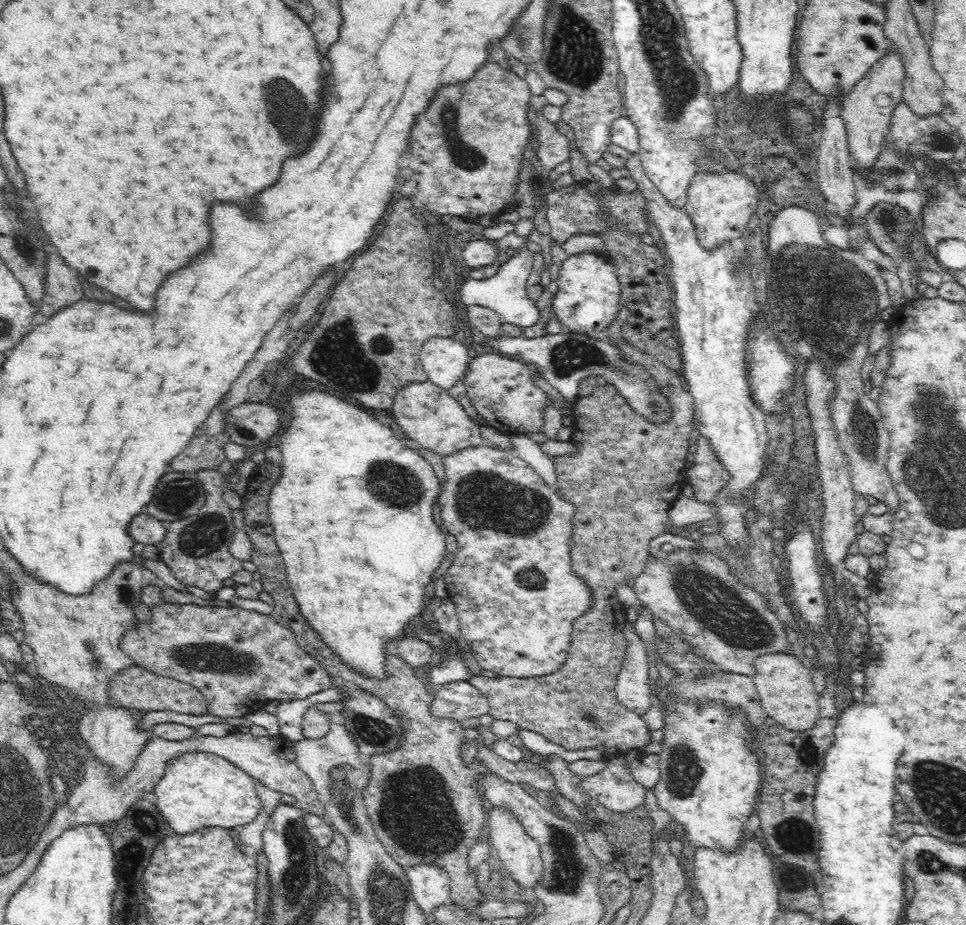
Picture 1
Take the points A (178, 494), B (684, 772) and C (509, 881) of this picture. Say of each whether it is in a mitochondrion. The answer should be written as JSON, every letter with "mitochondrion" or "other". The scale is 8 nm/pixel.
{"A":"mitochondrion","B":"mitochondrion","C":"other"}

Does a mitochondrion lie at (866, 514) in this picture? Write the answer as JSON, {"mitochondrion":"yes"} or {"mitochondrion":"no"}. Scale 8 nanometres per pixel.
{"mitochondrion":"no"}

